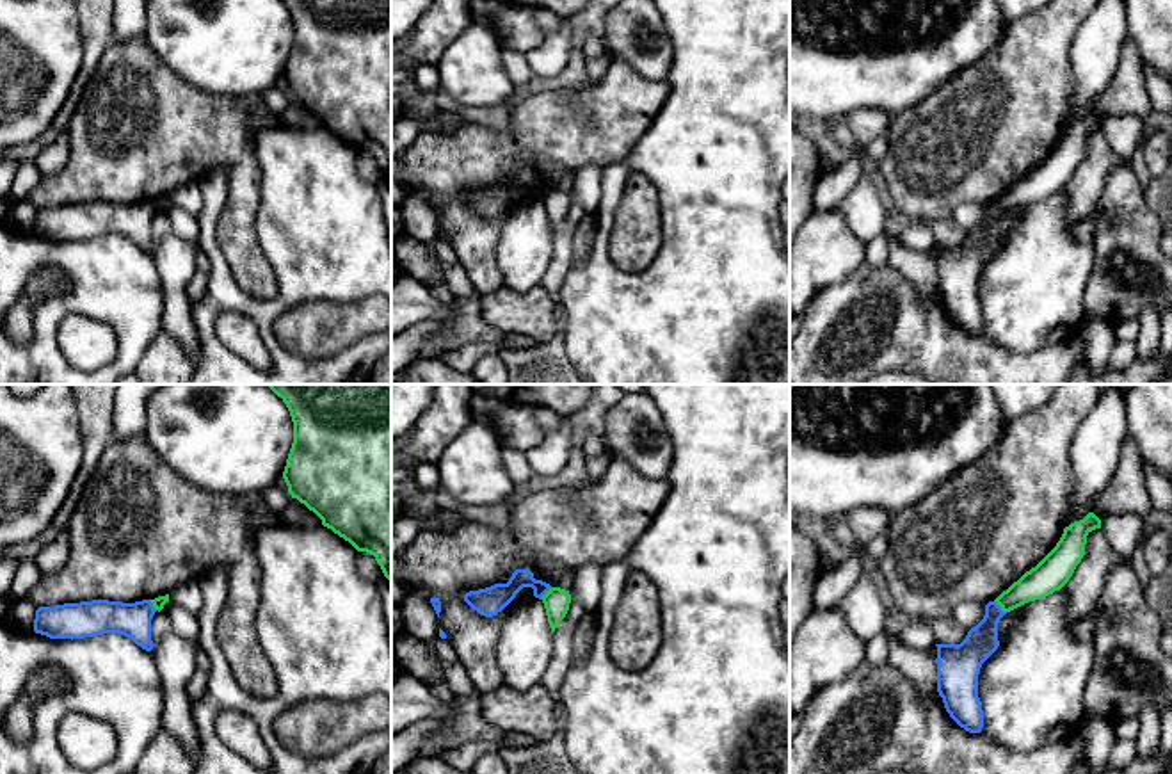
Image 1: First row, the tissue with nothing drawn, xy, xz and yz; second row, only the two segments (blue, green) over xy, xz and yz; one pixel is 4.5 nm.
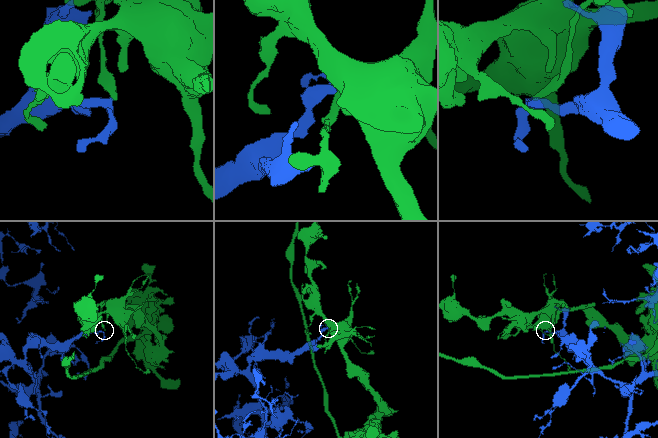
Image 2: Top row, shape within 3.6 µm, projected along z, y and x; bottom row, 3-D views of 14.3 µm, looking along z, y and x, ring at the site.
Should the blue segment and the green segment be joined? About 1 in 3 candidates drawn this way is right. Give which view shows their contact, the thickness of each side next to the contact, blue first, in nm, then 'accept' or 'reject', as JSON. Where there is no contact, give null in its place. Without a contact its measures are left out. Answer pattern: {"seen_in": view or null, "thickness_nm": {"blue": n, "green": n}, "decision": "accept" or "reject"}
{"seen_in": "yz", "thickness_nm": {"blue": 150, "green": 150}, "decision": "reject"}

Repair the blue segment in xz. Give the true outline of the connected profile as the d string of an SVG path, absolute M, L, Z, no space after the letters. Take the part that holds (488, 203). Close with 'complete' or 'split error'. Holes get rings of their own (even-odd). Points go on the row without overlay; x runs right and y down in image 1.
M516 171L507 185L470 192L464 196L464 203L480 217L493 219L502 214L523 189L532 189L534 198L539 201L551 190L550 185L535 181L530 171Z; complete

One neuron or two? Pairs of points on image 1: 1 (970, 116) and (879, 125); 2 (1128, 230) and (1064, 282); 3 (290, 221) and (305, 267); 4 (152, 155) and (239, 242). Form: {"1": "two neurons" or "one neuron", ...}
{"1": "two neurons", "2": "two neurons", "3": "one neuron", "4": "one neuron"}

